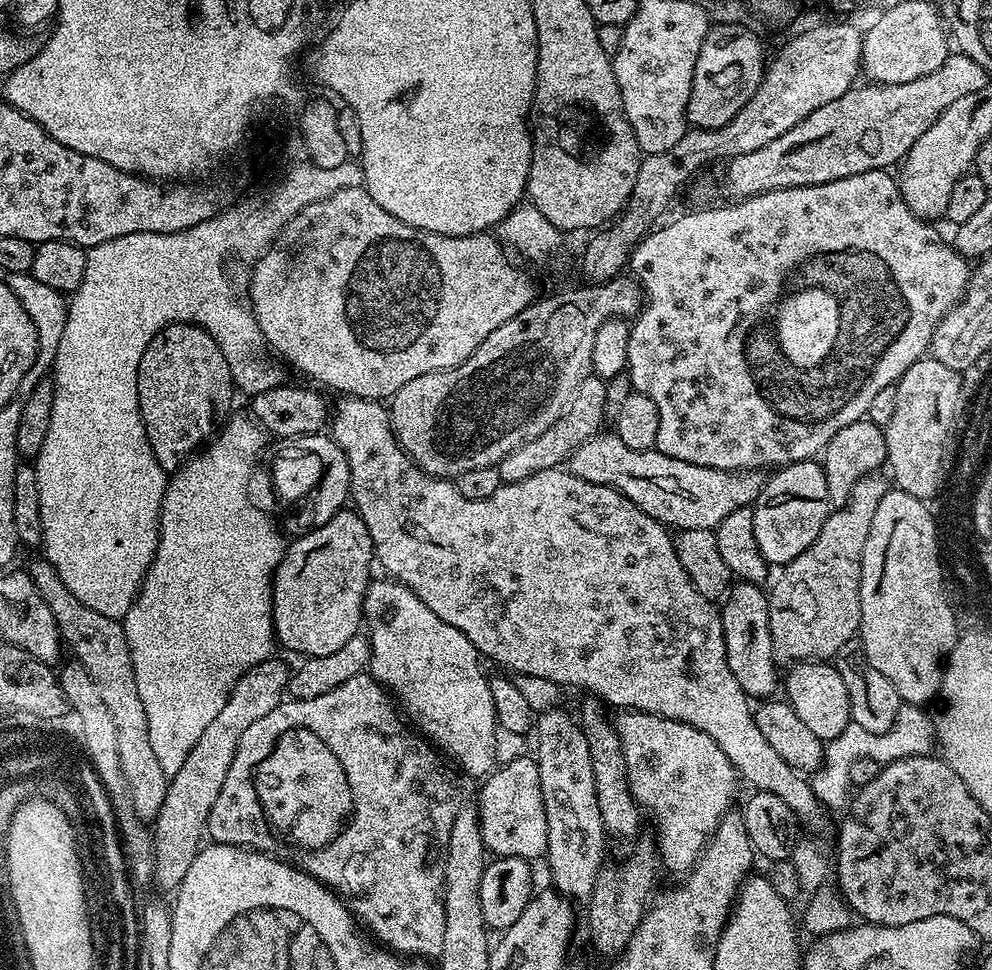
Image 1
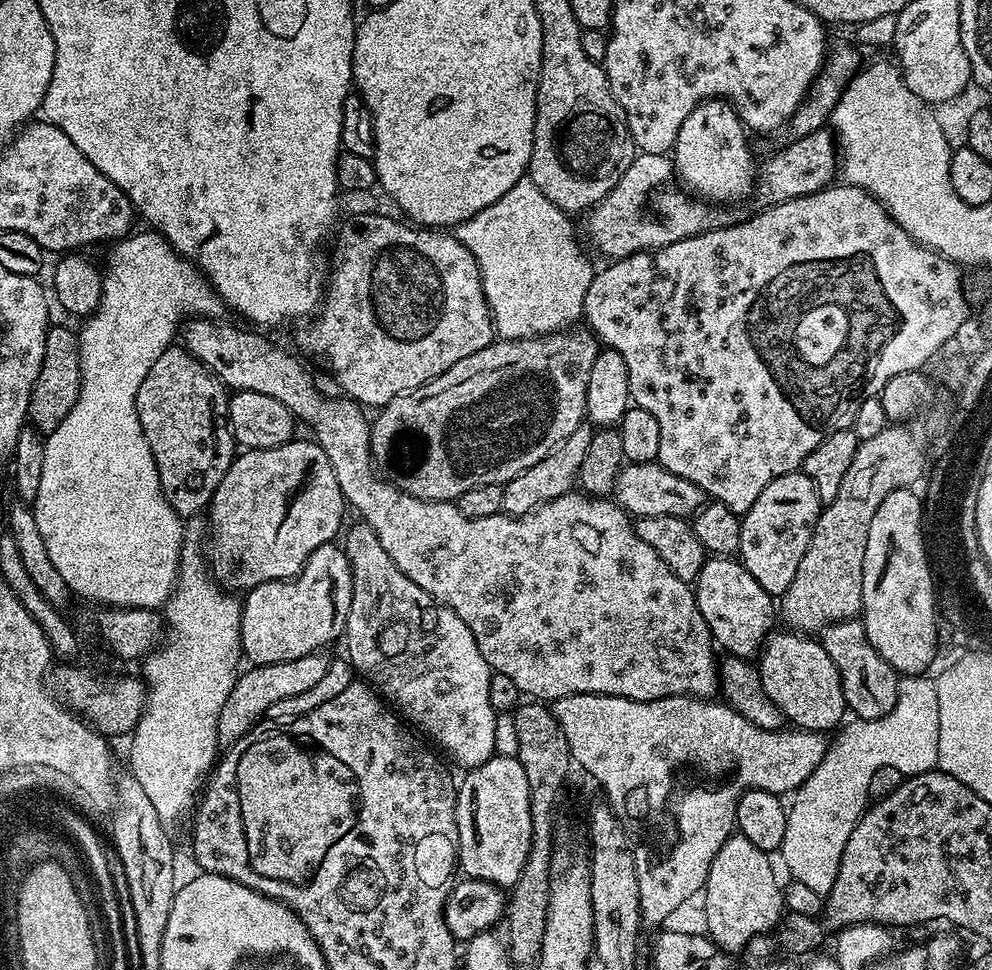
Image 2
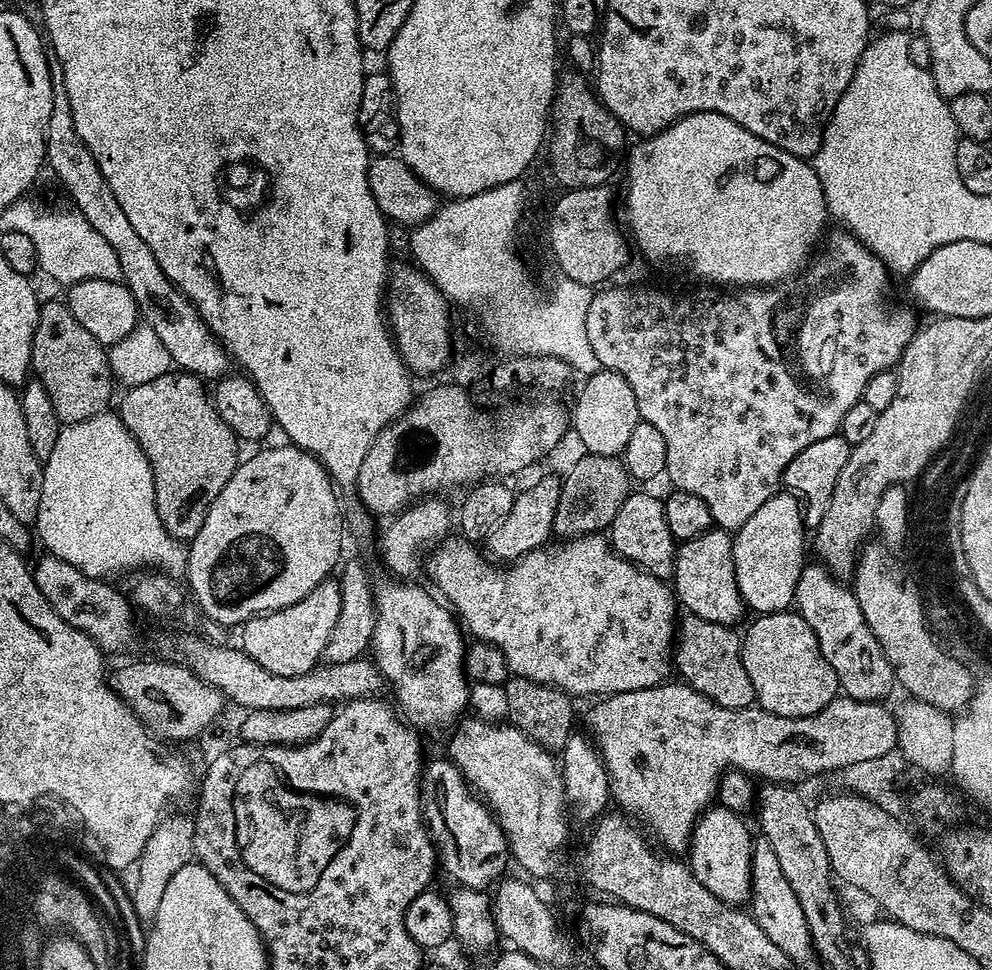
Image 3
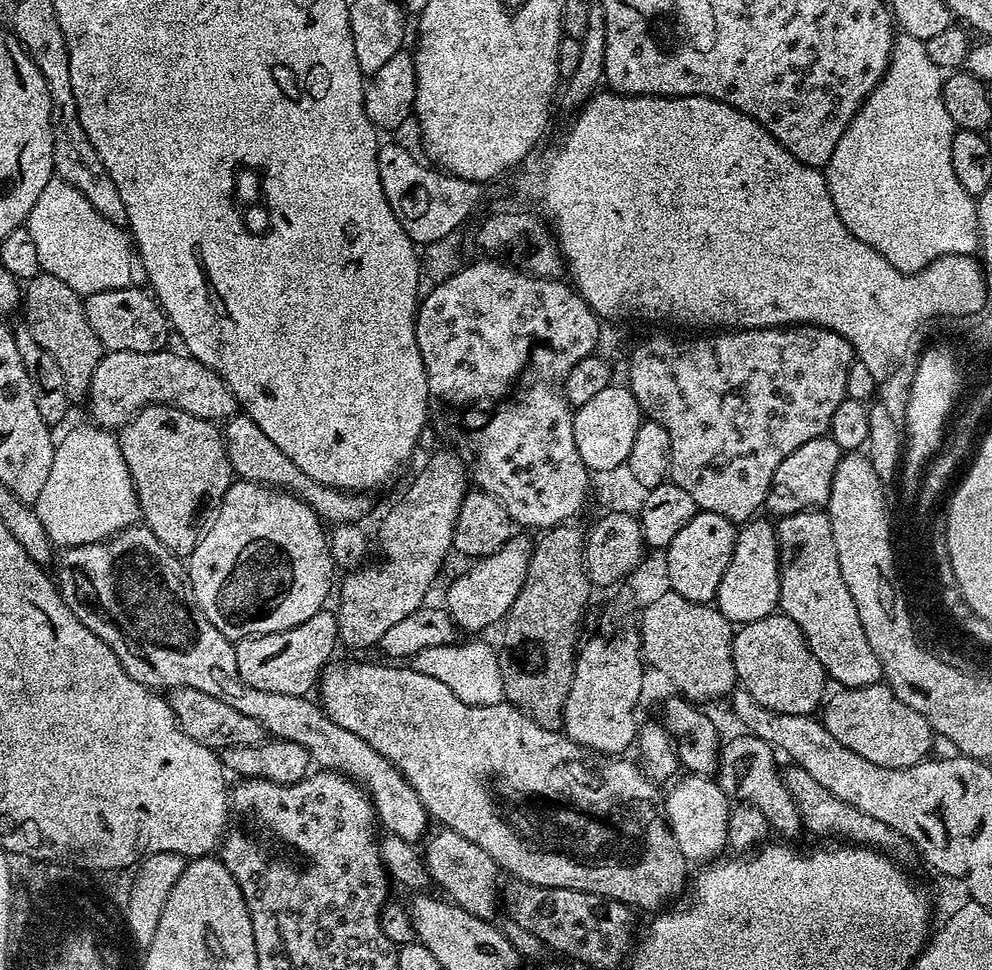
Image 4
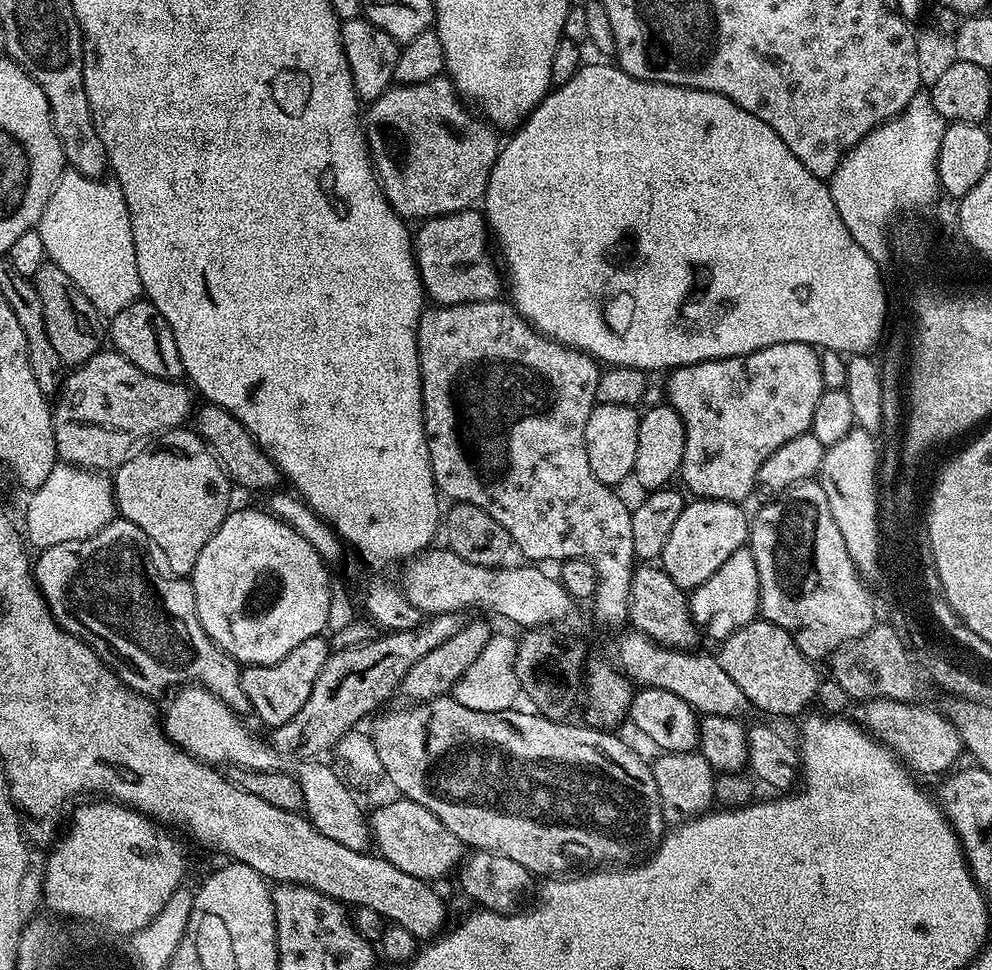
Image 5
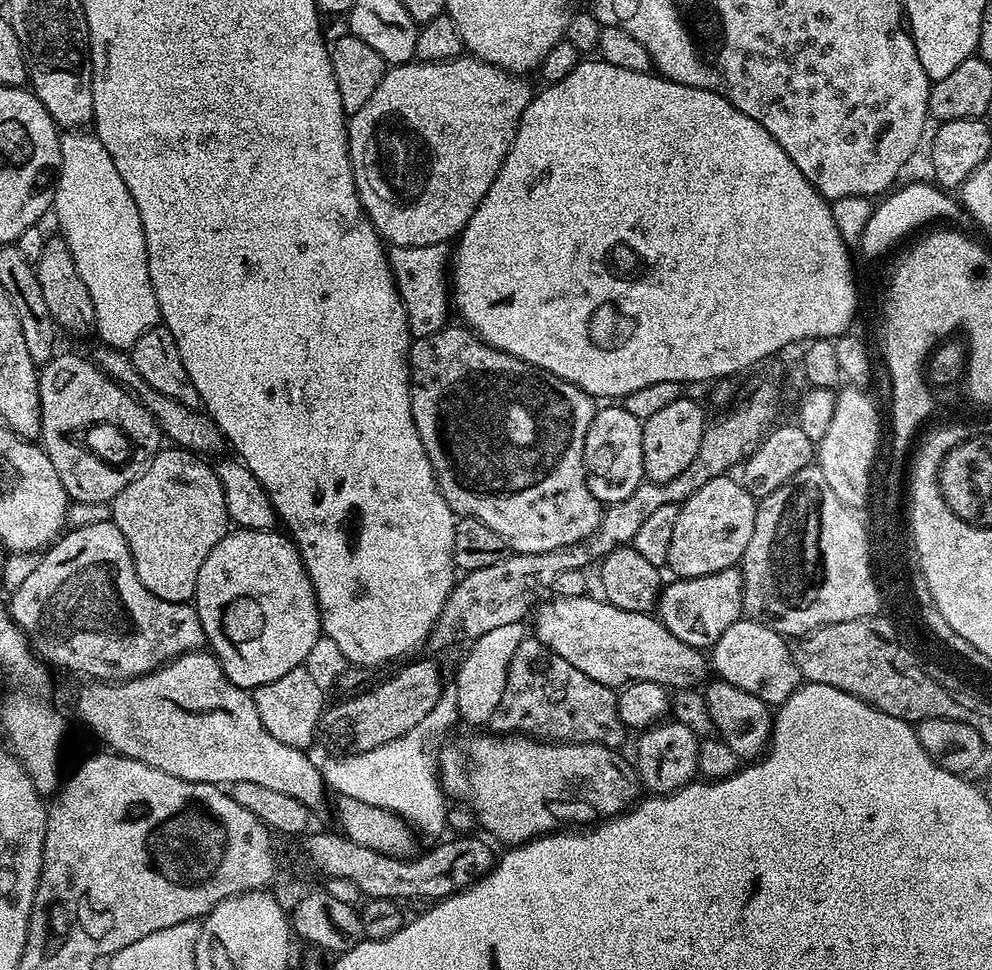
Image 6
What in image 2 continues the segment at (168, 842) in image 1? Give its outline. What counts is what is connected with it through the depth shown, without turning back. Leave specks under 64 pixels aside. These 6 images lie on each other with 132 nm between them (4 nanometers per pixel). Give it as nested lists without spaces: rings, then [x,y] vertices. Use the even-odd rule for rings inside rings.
[[[323,651],[311,652],[302,658],[290,658],[290,662],[274,662],[273,664],[257,664],[249,667],[249,672],[241,671],[236,676],[234,686],[230,690],[230,698],[226,698],[226,706],[218,714],[216,723],[216,743],[227,746],[242,738],[253,724],[267,717],[270,706],[282,698],[294,698],[294,694],[302,694],[310,690],[326,674],[330,663]]]

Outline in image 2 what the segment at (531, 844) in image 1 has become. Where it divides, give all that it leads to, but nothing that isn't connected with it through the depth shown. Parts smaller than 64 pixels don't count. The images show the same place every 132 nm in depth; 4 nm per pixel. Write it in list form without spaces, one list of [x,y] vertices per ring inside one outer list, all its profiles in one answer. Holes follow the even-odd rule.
[[[495,754],[463,775],[464,781],[459,781],[456,789],[459,871],[465,877],[489,880],[491,884],[516,884],[532,841],[530,782],[526,782],[526,770],[522,770],[522,762],[515,756]]]

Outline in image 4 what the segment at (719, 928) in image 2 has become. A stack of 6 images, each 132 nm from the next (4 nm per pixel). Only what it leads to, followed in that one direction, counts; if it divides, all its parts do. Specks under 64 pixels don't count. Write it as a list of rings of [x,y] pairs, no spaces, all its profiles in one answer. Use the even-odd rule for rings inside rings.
[[[684,774],[672,786],[673,788],[663,797],[662,807],[664,815],[668,817],[668,823],[672,825],[678,850],[682,850],[684,859],[689,862],[715,861],[723,853],[720,851],[728,848],[729,793],[724,792],[711,776]]]

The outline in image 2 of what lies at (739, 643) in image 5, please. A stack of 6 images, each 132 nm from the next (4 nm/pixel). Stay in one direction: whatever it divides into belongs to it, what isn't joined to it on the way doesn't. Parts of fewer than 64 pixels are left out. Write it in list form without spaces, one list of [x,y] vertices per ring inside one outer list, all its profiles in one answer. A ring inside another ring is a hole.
[[[792,630],[783,631],[773,631],[764,641],[764,647],[759,653],[758,671],[762,690],[766,690],[766,694],[770,694],[770,702],[774,702],[778,710],[782,710],[785,721],[792,723],[793,720],[797,729],[828,734],[846,716],[838,666],[830,662],[830,654],[826,654],[819,639],[808,634],[797,634]]]

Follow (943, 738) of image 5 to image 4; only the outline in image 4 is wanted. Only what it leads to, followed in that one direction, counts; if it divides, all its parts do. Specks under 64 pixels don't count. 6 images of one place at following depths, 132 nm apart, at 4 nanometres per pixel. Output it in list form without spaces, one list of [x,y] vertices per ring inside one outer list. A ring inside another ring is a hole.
[[[884,682],[861,688],[840,688],[827,697],[822,722],[846,750],[854,750],[866,762],[887,768],[909,768],[929,759],[934,733],[926,718],[895,696]]]

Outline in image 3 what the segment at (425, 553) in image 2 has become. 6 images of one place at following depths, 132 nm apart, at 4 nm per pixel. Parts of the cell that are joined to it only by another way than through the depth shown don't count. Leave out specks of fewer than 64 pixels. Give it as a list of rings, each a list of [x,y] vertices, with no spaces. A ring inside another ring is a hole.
[[[52,62],[49,63],[48,69],[52,75],[52,105],[50,122],[46,122],[44,135],[47,167],[52,167],[52,172],[60,179],[61,186],[76,203],[73,204],[75,211],[81,212],[86,222],[90,222],[90,226],[94,226],[94,230],[98,230],[98,234],[102,234],[102,238],[106,238],[106,242],[114,246],[114,254],[118,254],[118,266],[122,266],[120,280],[128,285],[139,319],[147,324],[150,330],[154,330],[154,334],[158,334],[162,346],[166,346],[166,354],[170,354],[172,364],[179,371],[198,376],[205,382],[221,379],[229,371],[228,351],[208,329],[195,306],[174,287],[170,278],[166,278],[166,274],[162,274],[158,258],[154,258],[150,246],[146,246],[146,242],[142,242],[141,236],[135,232],[134,226],[130,226],[122,206],[118,206],[118,198],[114,198],[114,190],[110,190],[110,182],[102,178],[102,170],[98,170],[94,154],[86,150],[86,142],[82,142],[82,138],[78,138],[78,130],[74,130],[74,118],[70,114],[70,100],[66,98],[62,66]],[[607,535],[573,536],[563,542],[549,542],[542,548],[528,552],[525,556],[519,556],[517,560],[511,561],[507,566],[500,567],[497,567],[491,559],[486,558],[481,549],[480,553],[476,549],[479,547],[473,541],[463,538],[450,539],[440,540],[438,546],[433,547],[427,553],[428,576],[436,583],[437,590],[445,597],[440,596],[454,609],[459,623],[465,629],[468,627],[477,641],[495,645],[502,652],[508,663],[509,673],[513,677],[533,680],[539,684],[548,684],[552,688],[557,688],[559,692],[568,693],[573,698],[579,698],[579,696],[603,698],[612,695],[614,692],[633,692],[643,688],[652,688],[655,684],[663,684],[669,679],[668,671],[671,673],[674,668],[674,641],[678,636],[678,615],[676,616],[678,601],[675,591],[665,581],[645,572],[640,565],[632,563],[625,556],[621,556],[619,552],[615,552]]]

